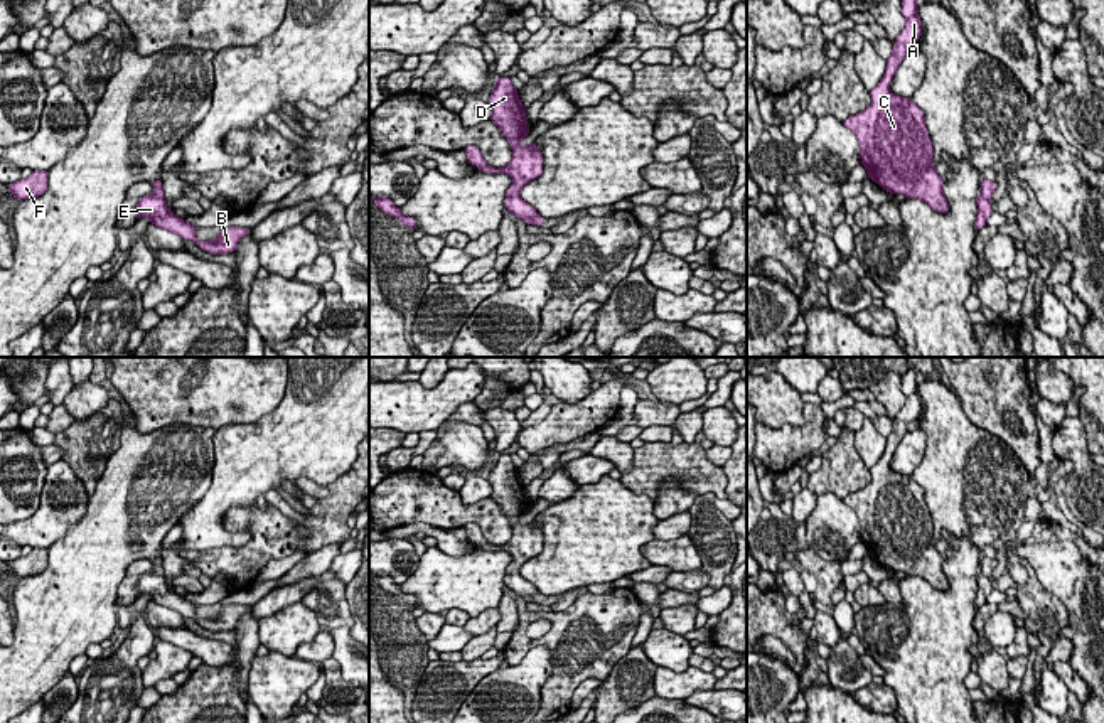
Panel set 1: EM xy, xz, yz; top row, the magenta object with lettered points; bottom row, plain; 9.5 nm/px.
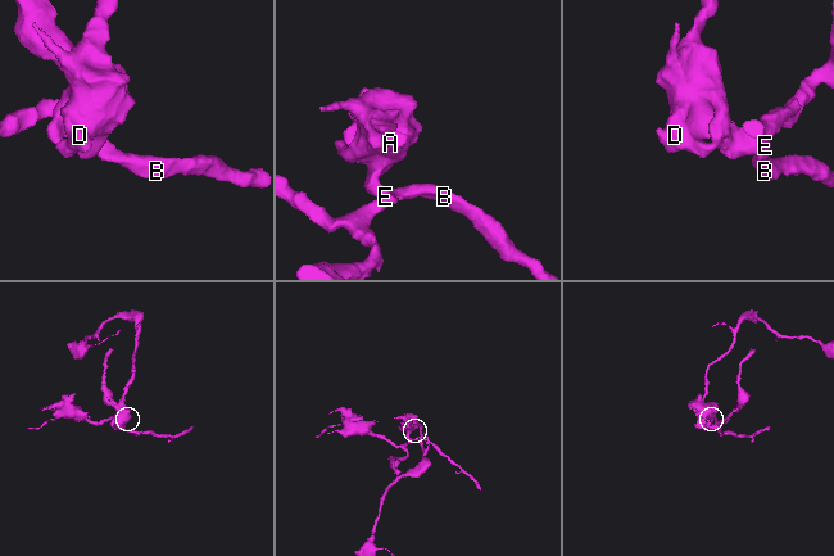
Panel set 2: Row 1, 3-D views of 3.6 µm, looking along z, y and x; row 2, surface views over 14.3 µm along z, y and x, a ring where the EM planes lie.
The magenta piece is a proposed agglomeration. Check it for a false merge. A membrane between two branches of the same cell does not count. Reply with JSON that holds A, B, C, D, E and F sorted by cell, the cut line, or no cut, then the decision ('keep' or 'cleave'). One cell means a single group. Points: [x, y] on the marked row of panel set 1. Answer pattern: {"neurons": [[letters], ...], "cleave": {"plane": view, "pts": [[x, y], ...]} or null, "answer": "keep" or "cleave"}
{"neurons": [["A", "B", "C", "D", "E"], ["F"]], "cleave": {"plane": "xy", "pts": [[152, 192], [162, 199]]}, "answer": "cleave"}

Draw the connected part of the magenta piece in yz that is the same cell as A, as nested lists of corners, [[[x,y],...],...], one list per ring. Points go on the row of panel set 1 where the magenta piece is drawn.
[[[902,0],[905,27],[892,44],[882,81],[870,91],[871,104],[843,121],[860,143],[861,165],[868,177],[890,194],[920,199],[941,214],[949,212],[944,180],[932,165],[934,148],[924,111],[890,91],[890,83],[907,56],[907,47],[922,32],[917,0]]]

